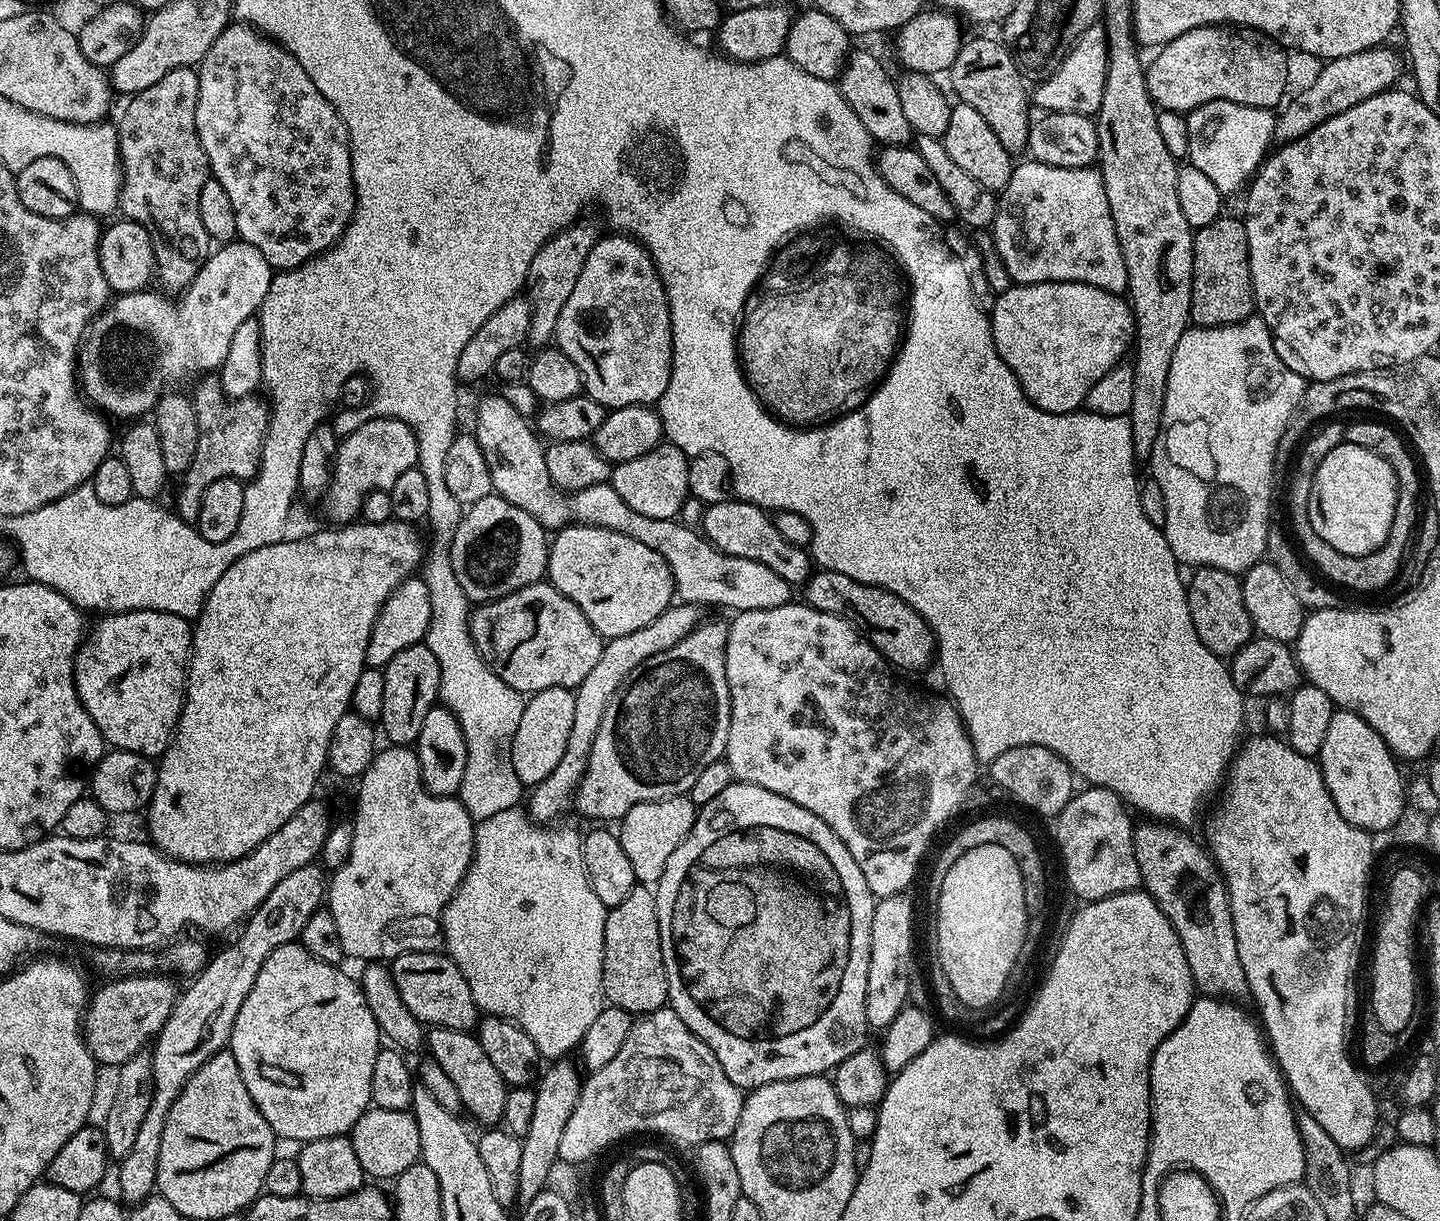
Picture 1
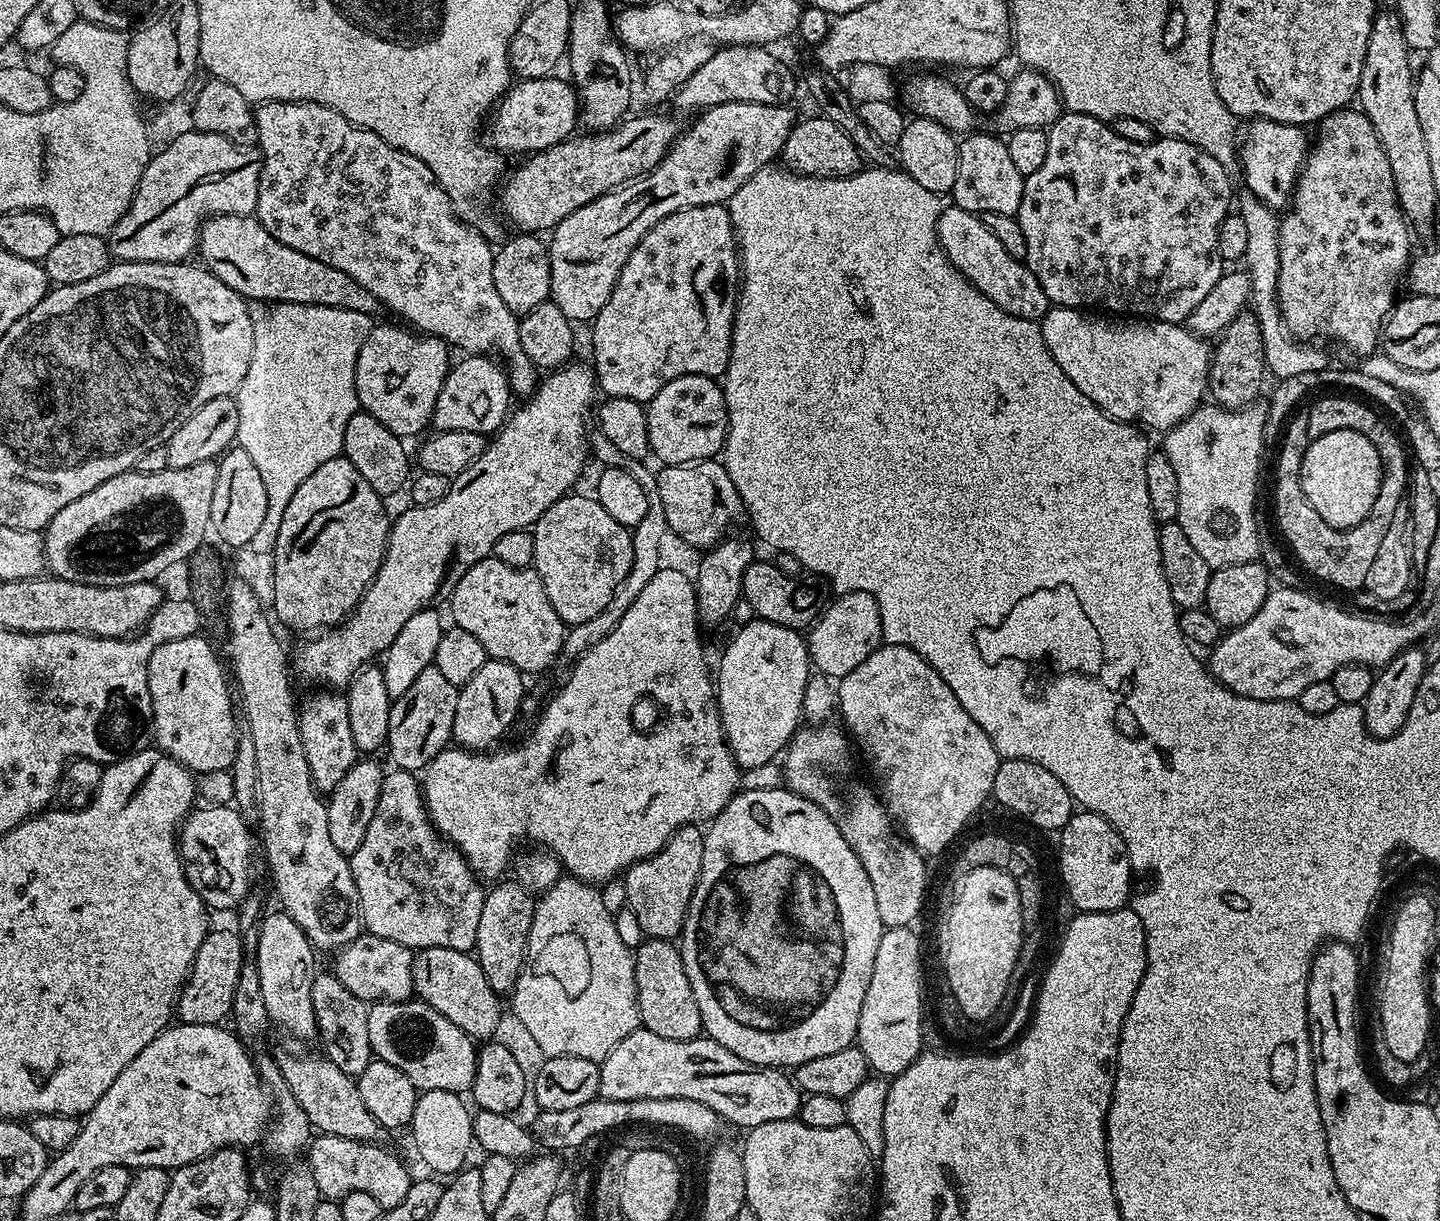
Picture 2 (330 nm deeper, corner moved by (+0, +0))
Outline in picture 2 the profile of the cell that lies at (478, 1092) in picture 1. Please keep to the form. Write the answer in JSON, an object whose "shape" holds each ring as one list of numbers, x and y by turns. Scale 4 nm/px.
{"shape":[[419,998,390,1002,382,1000,368,1009,370,1046,375,1059,398,1066,417,1090,444,1090,464,1094,476,1077,477,1045,450,1018,438,1014]]}

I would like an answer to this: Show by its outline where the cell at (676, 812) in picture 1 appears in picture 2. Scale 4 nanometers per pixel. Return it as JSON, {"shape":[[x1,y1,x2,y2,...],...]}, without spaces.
{"shape":[[684,824,650,858,640,860,623,873,627,907,638,914,645,937,675,941,684,931,684,919,692,908,692,895,700,877,704,832,695,824]]}

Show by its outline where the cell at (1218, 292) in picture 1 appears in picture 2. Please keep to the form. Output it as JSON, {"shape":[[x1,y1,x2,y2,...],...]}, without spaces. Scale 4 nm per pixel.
{"shape":[[1252,314,1238,315,1224,327,1211,349,1207,391,1217,405,1235,410,1245,407,1259,397,1256,395,1260,392,1260,383,1263,382,1264,376,1266,377,1266,367,1259,322]]}

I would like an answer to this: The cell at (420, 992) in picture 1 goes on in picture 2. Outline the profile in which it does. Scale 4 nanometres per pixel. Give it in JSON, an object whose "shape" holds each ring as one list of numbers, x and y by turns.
{"shape":[[362,934,335,953,334,974,338,982,342,982,346,990,350,990,350,994,362,998,365,1002,410,1000,414,996,413,955,413,949,398,942,390,942,390,938]]}

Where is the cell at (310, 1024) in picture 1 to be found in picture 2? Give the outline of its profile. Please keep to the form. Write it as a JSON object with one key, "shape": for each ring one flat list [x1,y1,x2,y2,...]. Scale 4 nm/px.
{"shape":[[275,910,263,917,258,924,258,946,254,959,258,966,258,978,262,982,262,998,266,998,269,1021,296,1040,315,1037,318,1032,316,1011,312,1001,312,987,318,971,317,949,308,936,282,910]]}

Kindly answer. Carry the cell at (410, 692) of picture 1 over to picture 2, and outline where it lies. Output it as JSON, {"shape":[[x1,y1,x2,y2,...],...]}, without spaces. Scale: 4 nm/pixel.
{"shape":[[433,666,422,670,422,674,414,678,406,694,393,699,386,752,392,755,392,760,396,763,393,765,399,771,423,773,428,763,453,743,454,709,458,707,459,693,459,687,448,681,442,670]]}

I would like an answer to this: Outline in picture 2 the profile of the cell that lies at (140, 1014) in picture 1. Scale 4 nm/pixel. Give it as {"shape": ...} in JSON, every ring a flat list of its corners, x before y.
{"shape":[[209,931,196,955,196,963,180,999,176,1001,175,1015,182,1024,220,1024,231,1013,234,990,238,986,238,976,246,959,244,944,239,935,232,932]]}

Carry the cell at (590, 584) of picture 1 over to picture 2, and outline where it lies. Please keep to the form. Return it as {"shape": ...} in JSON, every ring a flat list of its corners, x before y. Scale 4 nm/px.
{"shape":[[591,495,563,496,534,525,532,564,546,586,546,598,565,625,571,626,594,618,605,609,614,590,630,573,634,558,632,532,624,528]]}

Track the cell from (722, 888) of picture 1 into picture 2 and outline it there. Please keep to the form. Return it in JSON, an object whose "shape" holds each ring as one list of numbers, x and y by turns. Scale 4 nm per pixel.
{"shape":[[787,787,748,788,737,791,732,801,716,815,704,832,702,866,696,889,692,895,692,908,684,919,684,931,678,940,680,957,686,966,686,978,690,978,690,990,694,990,694,1002,698,1002,700,1027,707,1039,718,1042,738,1054,746,1062,758,1068,794,1070,799,1064,834,1054,834,1050,853,1047,858,1018,862,1014,862,998,870,986,870,974,874,970,874,954,878,954,878,942,884,933,882,918,878,918,878,902,874,898,874,886,858,862,858,854,846,842,835,820,813,800,802,798]]}

